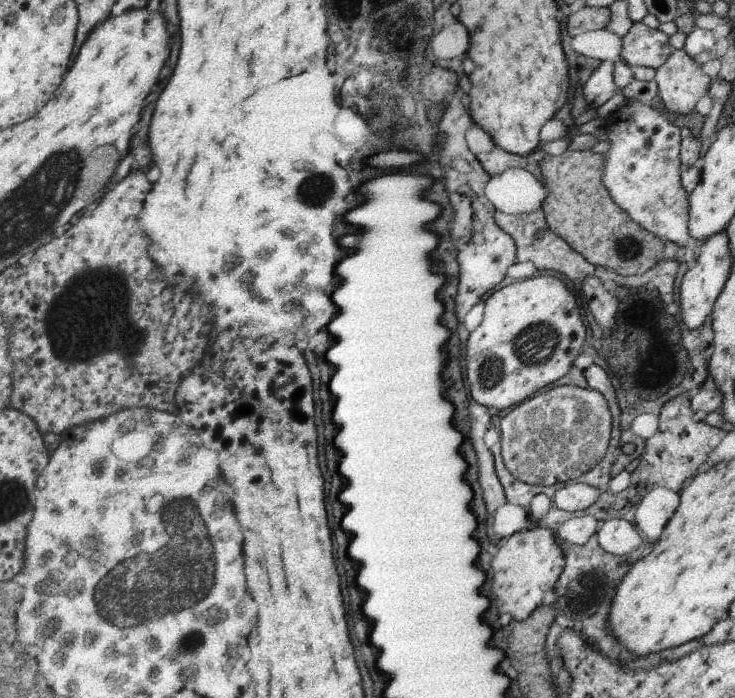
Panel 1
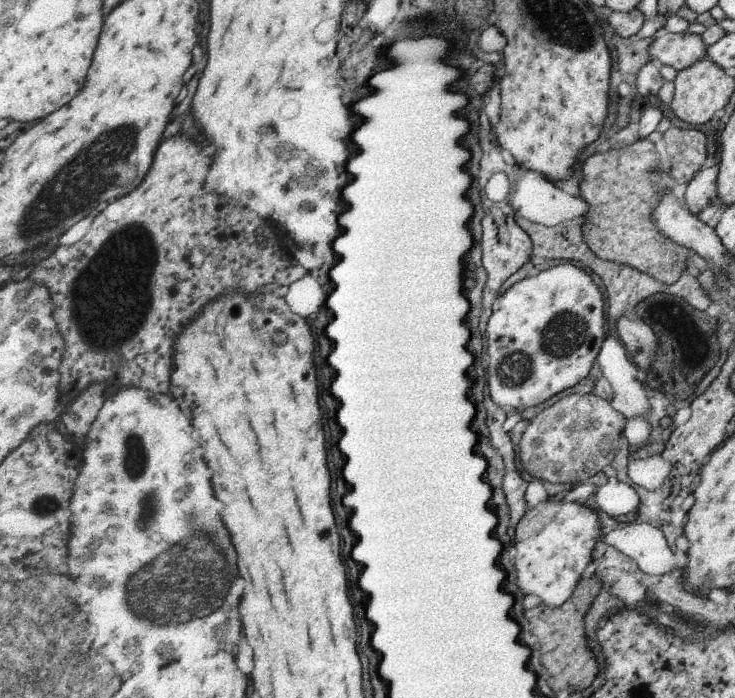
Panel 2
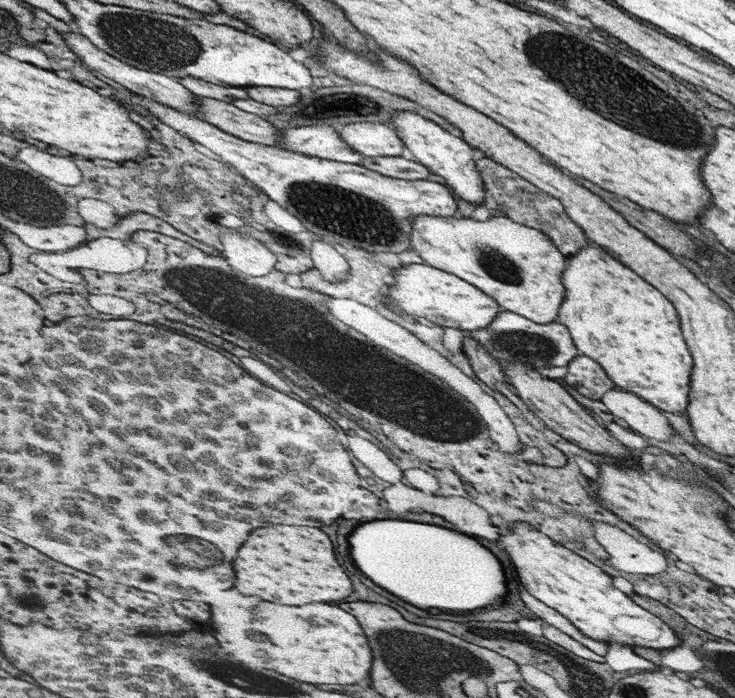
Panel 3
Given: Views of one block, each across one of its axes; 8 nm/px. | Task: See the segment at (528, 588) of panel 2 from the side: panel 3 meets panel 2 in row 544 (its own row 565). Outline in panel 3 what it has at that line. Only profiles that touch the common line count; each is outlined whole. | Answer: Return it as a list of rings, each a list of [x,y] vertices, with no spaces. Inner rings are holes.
[[[516,521],[511,529],[507,529],[507,533],[502,533],[499,536],[498,544],[511,556],[511,564],[515,568],[516,574],[518,574],[519,582],[523,584],[527,592],[540,602],[550,606],[550,608],[554,608],[554,611],[563,614],[578,628],[578,631],[586,636],[602,642],[613,639],[627,647],[643,646],[662,650],[680,646],[681,640],[679,640],[679,635],[673,628],[670,628],[663,620],[660,620],[645,608],[638,606],[628,595],[614,587],[610,574],[604,572],[599,566],[592,564],[583,556],[578,556],[569,548],[558,544],[547,534],[540,532],[533,526]]]

